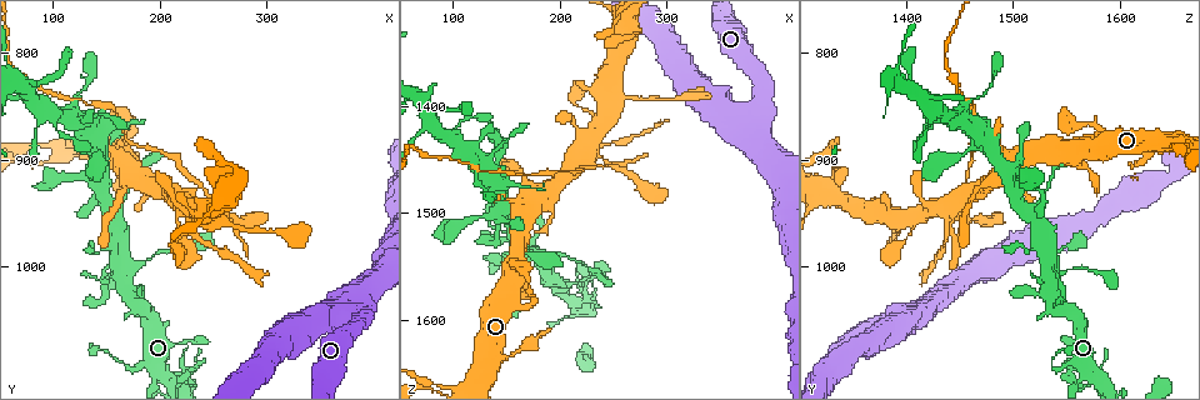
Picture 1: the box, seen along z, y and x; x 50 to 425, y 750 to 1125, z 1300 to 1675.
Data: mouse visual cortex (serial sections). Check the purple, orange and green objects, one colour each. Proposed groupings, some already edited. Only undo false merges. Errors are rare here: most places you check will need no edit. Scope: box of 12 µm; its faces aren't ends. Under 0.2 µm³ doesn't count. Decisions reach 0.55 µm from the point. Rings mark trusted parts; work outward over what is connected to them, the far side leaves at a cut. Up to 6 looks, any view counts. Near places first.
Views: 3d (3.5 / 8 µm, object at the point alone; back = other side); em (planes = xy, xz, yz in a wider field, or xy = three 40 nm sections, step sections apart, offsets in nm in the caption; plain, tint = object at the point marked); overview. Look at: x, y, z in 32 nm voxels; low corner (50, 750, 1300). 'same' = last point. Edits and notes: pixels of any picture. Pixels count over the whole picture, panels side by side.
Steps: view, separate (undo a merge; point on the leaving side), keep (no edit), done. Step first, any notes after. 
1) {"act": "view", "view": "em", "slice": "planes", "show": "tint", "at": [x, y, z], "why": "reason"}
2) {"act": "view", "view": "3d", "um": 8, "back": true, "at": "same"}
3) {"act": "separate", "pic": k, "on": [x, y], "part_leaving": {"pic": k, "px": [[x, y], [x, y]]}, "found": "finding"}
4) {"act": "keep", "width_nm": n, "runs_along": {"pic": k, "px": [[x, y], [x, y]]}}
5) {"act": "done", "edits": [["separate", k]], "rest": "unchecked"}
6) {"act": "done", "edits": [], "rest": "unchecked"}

{"act": "view", "view": "3d", "um": 3.5, "at": [116, 916, 1510], "why": "calibre changes"}

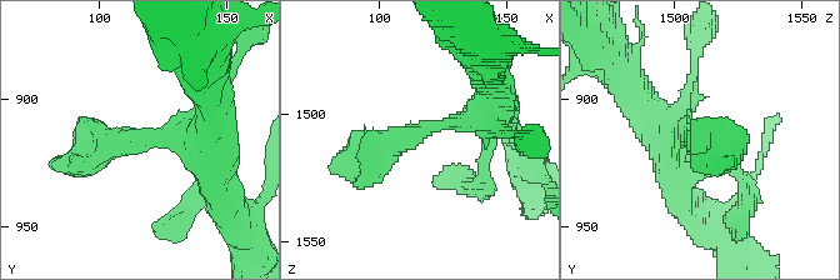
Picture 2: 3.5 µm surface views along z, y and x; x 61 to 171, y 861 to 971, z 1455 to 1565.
{"act": "view", "view": "em", "slice": "xy", "step": 3, "show": "tint", "at": [115, 915, 1508]}

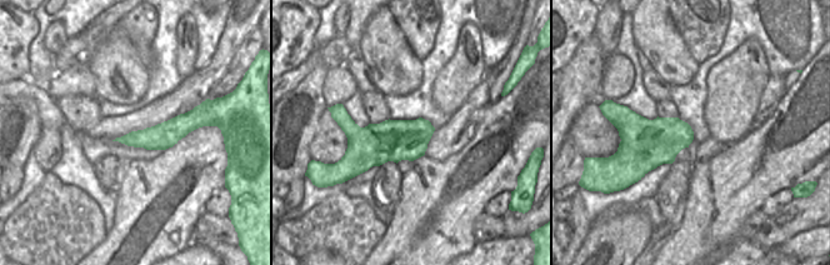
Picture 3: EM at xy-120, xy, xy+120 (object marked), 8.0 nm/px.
{"act": "keep", "runs_along": {"pic": 2, "px": [[494, 109], [390, 141], [349, 166]]}, "found": "continuous, no second cell"}

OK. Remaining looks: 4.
{"act": "view", "view": "3d", "um": 8, "at": [156, 890, 1560], "why": "arms part here"}

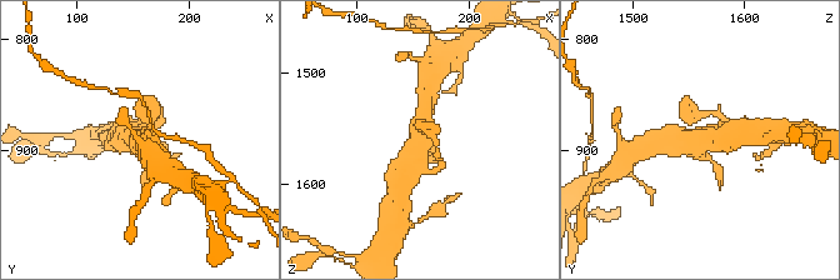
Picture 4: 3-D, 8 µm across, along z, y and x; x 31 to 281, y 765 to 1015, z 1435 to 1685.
{"act": "view", "view": "em", "slice": "planes", "show": "tint", "at": [156, 888, 1556], "why": "need the tissue"}

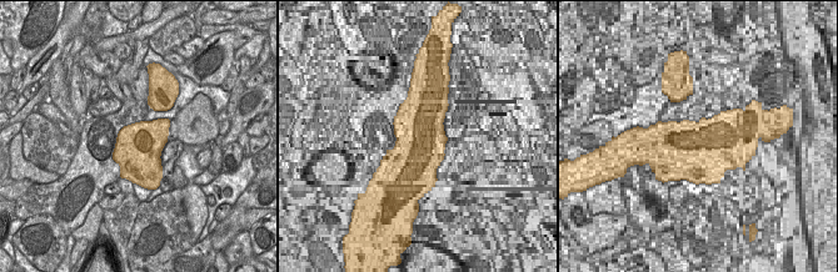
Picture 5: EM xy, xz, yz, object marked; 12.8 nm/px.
{"act": "keep", "runs_along": {"pic": 4, "px": [[403, 168], [416, 149], [426, 103]]}, "found": "continuous, no second cell"}

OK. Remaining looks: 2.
{"act": "view", "view": "3d", "um": 3.5, "at": [218, 936, 1452], "why": "three arms meet"}

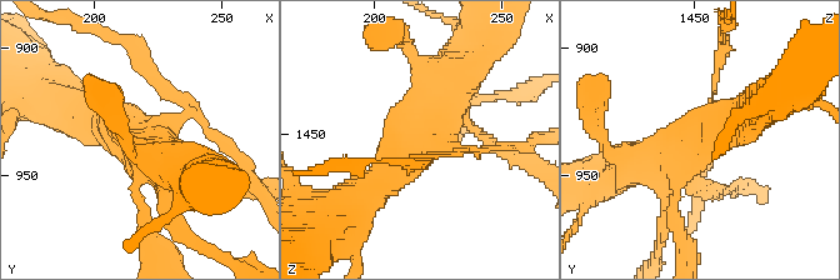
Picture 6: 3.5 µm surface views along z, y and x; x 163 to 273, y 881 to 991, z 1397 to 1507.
{"act": "view", "view": "em", "slice": "xy", "step": 5, "show": "tint", "at": [218, 935, 1453]}

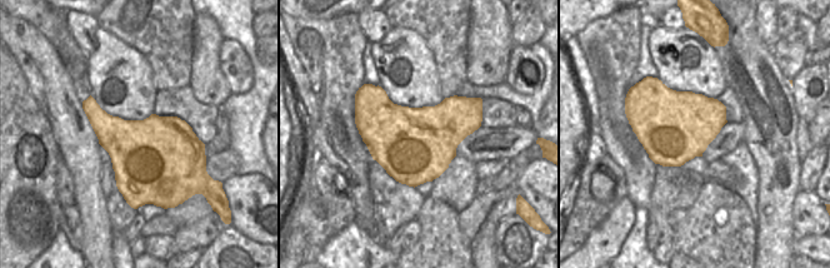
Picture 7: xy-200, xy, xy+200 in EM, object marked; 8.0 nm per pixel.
{"act": "separate", "pic": 6, "on": [223, 140], "part_leaving": {"pic": 6, "px": [[709, 99], [721, 56], [721, 34]]}, "found": "two cells meet here"}

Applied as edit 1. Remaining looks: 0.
{"act": "done", "edits": [["separate", 6]], "rest": "unchecked"}

